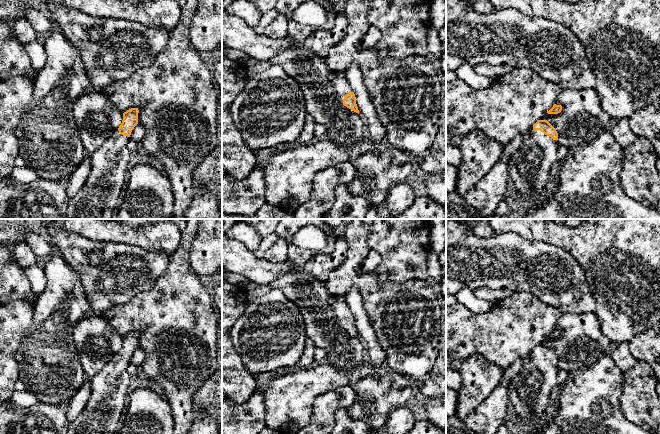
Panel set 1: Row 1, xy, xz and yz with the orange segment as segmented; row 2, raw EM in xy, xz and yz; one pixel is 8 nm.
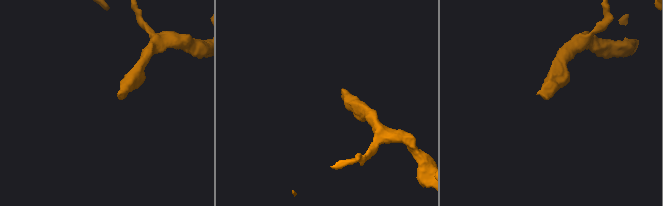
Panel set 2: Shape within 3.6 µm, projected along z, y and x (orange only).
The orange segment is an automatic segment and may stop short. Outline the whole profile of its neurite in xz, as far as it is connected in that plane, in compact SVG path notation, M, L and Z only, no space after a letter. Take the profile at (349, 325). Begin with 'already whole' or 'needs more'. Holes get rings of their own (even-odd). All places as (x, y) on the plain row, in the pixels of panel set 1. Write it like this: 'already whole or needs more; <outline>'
needs more; M333 296L331 303L337 323L344 330L359 338L355 318L345 299Z

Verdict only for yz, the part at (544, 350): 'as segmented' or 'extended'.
extended

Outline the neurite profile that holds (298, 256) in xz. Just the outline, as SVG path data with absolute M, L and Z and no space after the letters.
M291 243L288 245L288 261L300 267L303 267L315 254L314 251L297 247Z

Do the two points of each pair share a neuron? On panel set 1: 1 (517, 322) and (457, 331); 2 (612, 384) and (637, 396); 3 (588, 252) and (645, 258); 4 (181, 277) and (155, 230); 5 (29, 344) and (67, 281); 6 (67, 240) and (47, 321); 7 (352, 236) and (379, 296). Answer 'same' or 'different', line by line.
1: same
2: different
3: same
4: different
5: same
6: different
7: same

